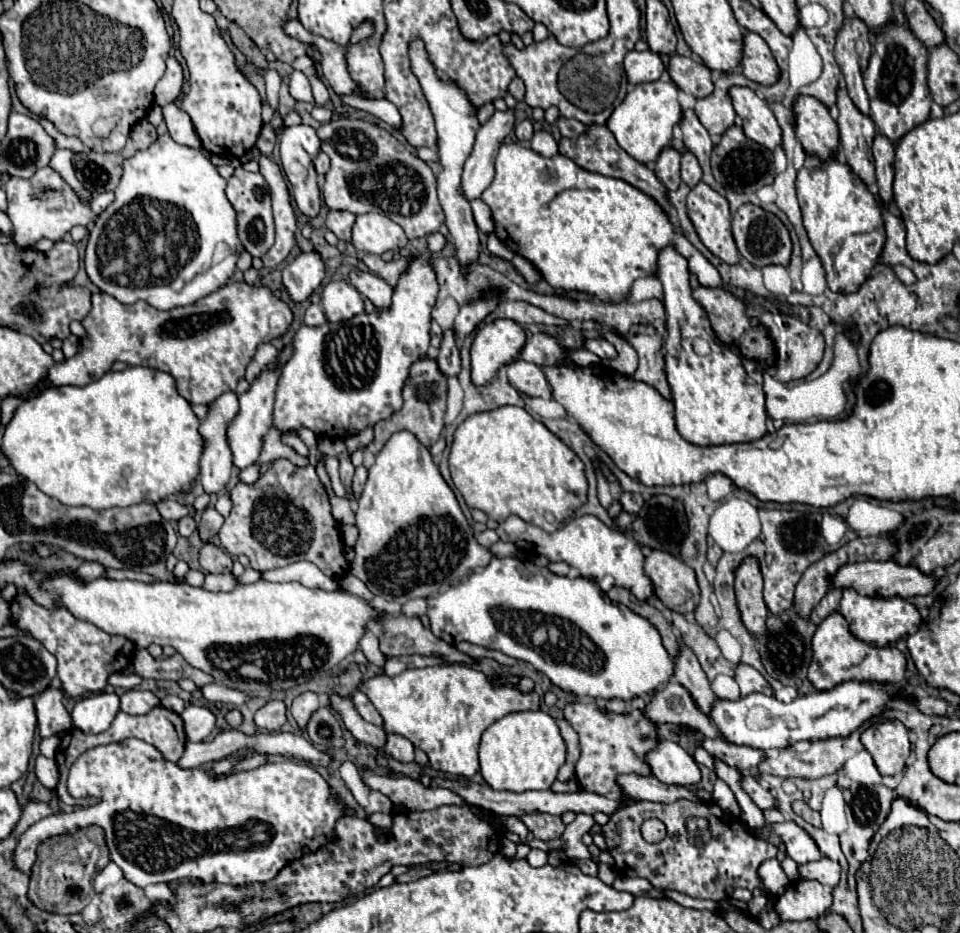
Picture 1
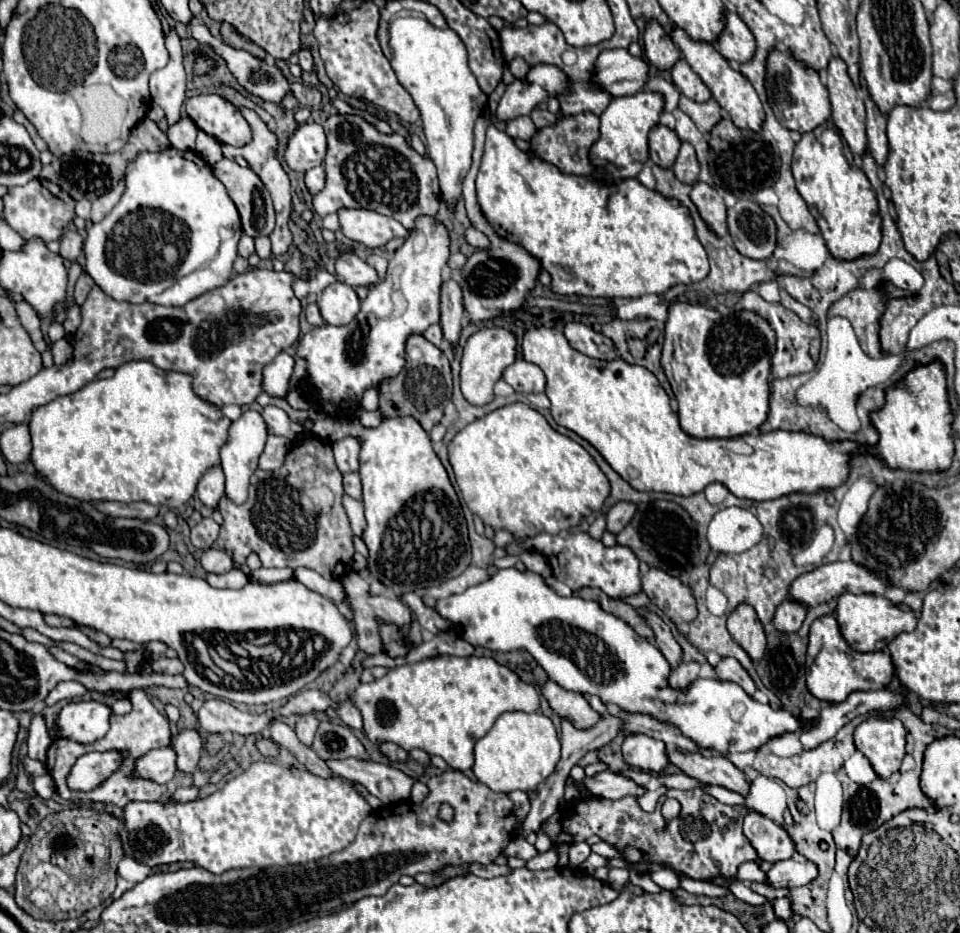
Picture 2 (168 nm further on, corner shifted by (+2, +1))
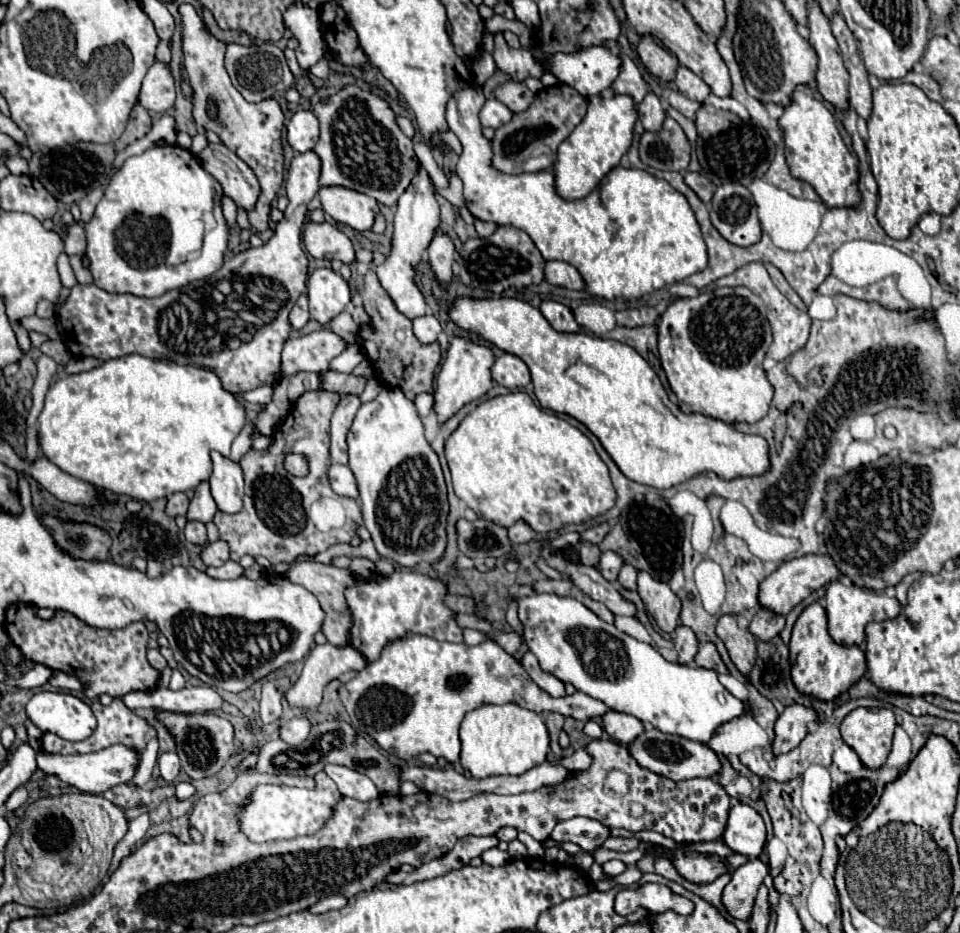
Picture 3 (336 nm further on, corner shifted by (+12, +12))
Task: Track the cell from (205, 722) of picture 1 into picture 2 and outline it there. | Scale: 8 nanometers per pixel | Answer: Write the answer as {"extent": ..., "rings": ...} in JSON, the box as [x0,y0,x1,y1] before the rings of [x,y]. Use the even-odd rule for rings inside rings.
{"extent":[173,729,203,773],"rings":[[[181,729],[173,739],[173,749],[177,751],[177,767],[181,771],[193,773],[197,769],[203,741],[197,729]]]}

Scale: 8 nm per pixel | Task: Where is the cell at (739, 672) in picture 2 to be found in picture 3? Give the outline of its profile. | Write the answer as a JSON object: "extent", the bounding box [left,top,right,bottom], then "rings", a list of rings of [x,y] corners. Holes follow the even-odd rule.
{"extent":[695,642,727,674],"rings":[[[705,642],[705,644],[699,646],[699,652],[695,656],[695,664],[699,668],[715,670],[717,674],[727,674],[727,668],[725,668],[725,664],[723,664],[723,660],[721,660],[715,644],[711,644],[711,642]]]}

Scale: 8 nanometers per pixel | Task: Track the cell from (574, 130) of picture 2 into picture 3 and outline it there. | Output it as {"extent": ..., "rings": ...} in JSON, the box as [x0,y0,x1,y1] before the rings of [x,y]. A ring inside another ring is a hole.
{"extent":[491,84,587,174],"rings":[[[555,84],[537,92],[533,104],[519,114],[513,114],[511,122],[499,126],[491,140],[493,158],[491,164],[503,174],[523,174],[523,172],[543,172],[549,170],[557,146],[573,132],[587,112],[587,98],[583,98],[575,88],[567,84]]]}

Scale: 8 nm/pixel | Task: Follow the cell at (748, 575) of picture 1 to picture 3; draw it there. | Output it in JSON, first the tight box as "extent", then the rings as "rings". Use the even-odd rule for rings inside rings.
{"extent":[717,616,757,676],"rings":[[[721,616],[721,620],[717,622],[717,636],[723,640],[737,670],[743,676],[747,676],[755,664],[755,658],[757,658],[753,636],[749,636],[747,630],[741,630],[737,626],[735,616]]]}

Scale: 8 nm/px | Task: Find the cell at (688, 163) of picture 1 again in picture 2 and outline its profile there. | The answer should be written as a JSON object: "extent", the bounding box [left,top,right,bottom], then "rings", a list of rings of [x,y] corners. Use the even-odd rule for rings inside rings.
{"extent":[673,143,699,185],"rings":[[[681,143],[681,151],[673,165],[673,173],[681,183],[687,183],[687,185],[693,185],[697,181],[699,163],[695,157],[695,149],[689,143]]]}

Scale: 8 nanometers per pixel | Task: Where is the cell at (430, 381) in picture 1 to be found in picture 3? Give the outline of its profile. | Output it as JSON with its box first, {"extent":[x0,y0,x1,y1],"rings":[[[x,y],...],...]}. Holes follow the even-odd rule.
{"extent":[359,266,441,400],"rings":[[[373,266],[365,274],[361,302],[363,302],[365,312],[369,314],[369,324],[361,326],[359,336],[363,340],[363,350],[365,350],[367,358],[373,362],[381,382],[389,384],[389,386],[399,386],[405,392],[405,396],[411,400],[417,396],[417,392],[433,392],[433,388],[431,388],[433,372],[441,360],[441,348],[437,342],[423,346],[413,336],[411,320],[395,308],[389,294],[381,288]]]}

